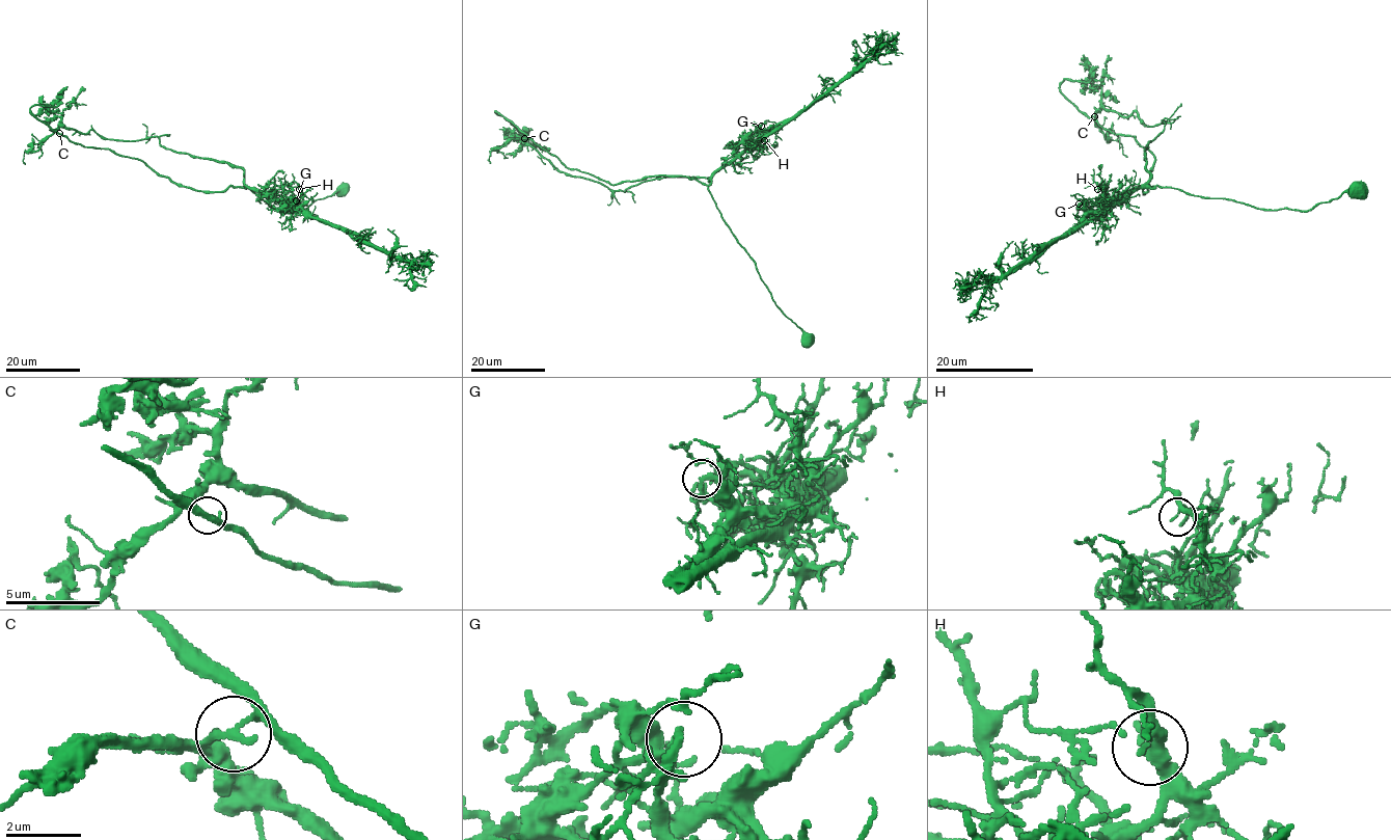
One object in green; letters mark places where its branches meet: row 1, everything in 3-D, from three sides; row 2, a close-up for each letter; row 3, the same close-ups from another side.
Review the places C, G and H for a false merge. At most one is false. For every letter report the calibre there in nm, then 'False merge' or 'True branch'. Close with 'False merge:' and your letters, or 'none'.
C: Thickness 150 nm. False merge
G: Thickness 180 nm. True branch
H: Thickness 200 nm. True branch
False merge: C

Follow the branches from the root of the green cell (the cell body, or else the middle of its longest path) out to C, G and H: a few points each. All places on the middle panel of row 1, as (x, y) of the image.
C: (808, 342), (772, 299), (707, 185), (681, 175), (609, 184), (568, 168), (524, 138)
G: (808, 342), (806, 333), (772, 299), (755, 261), (724, 220), (708, 188), (711, 178), (746, 147), (761, 126)
H: (808, 342), (772, 299), (708, 188), (716, 172), (749, 148), (759, 150), (764, 140)

